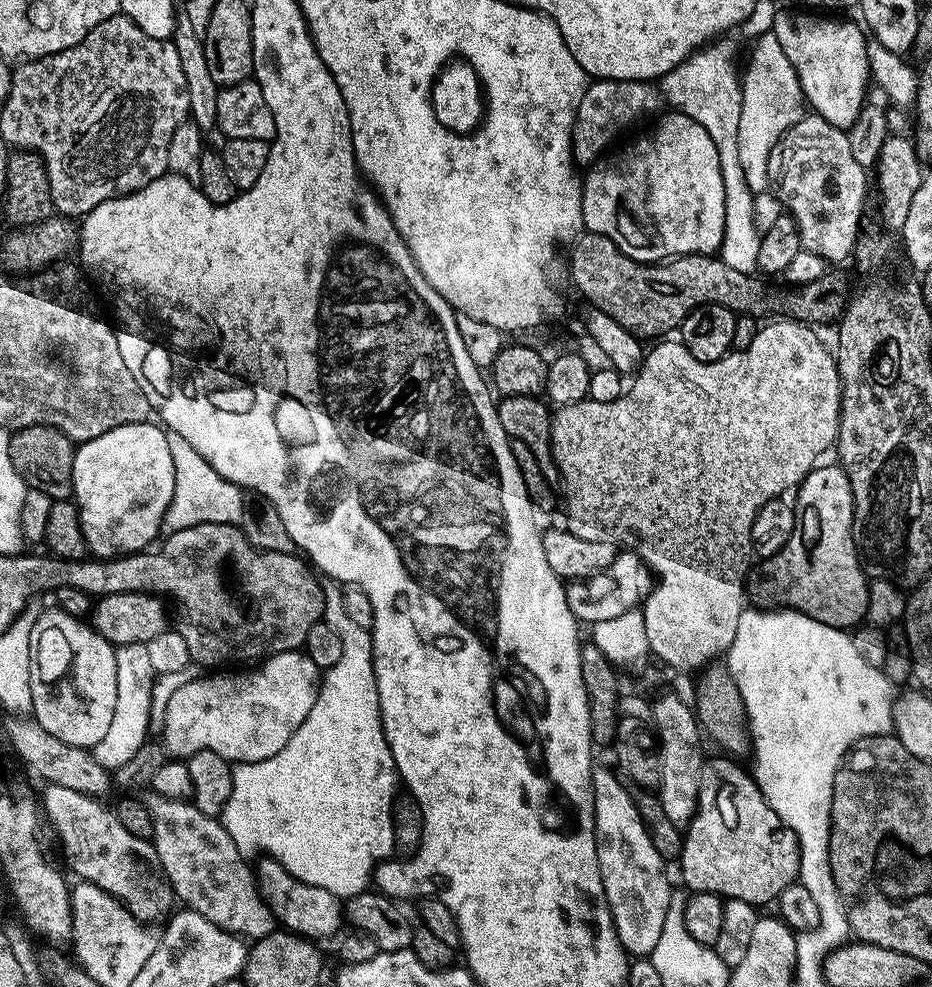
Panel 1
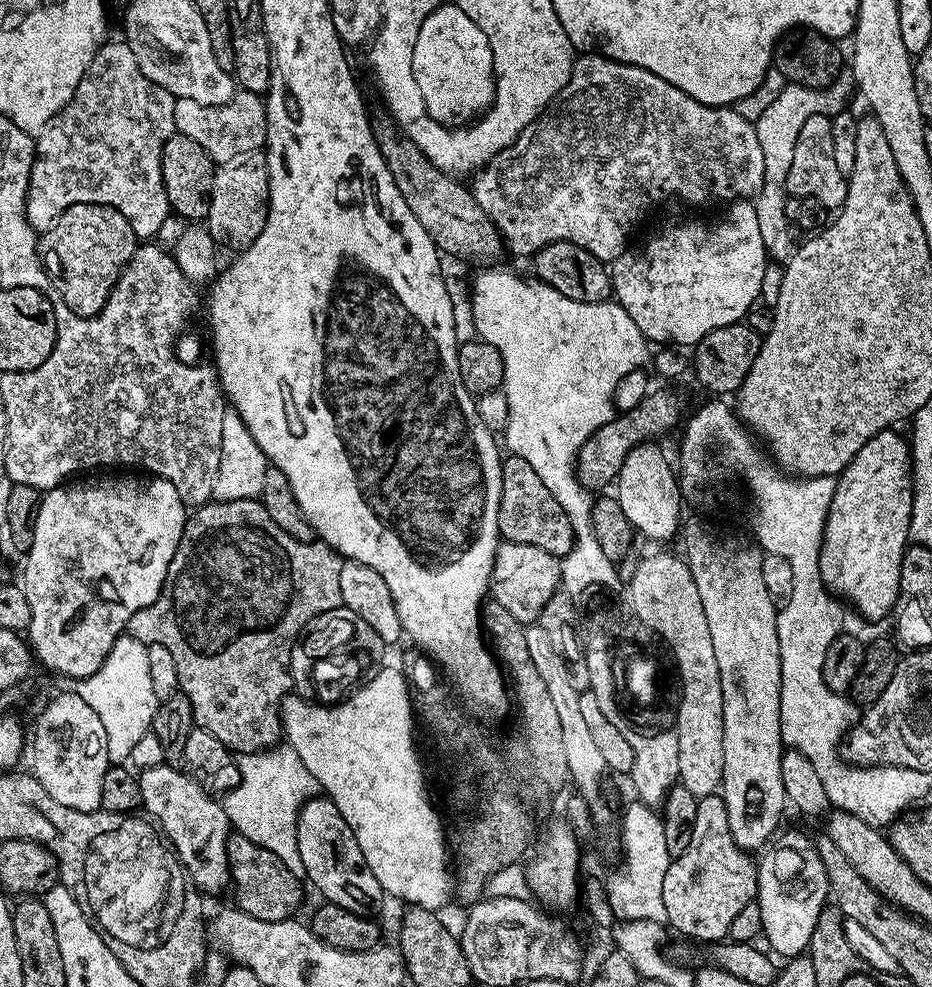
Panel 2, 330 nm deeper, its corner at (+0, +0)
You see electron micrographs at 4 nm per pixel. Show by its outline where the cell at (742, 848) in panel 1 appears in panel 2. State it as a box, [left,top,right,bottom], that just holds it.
[663,795,757,942]

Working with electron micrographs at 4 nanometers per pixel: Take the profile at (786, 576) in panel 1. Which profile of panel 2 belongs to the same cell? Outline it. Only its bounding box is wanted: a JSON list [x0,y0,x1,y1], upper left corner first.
[820,430,911,620]

